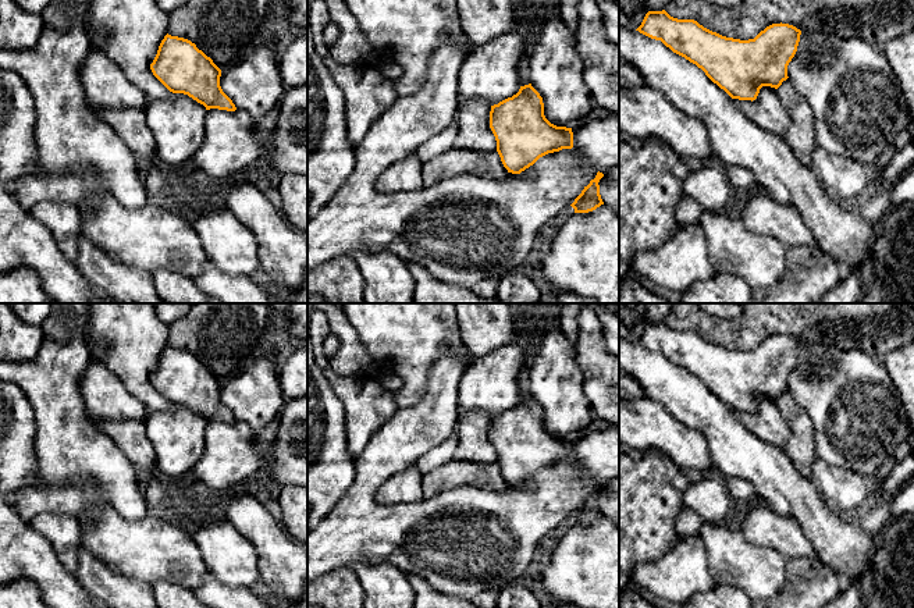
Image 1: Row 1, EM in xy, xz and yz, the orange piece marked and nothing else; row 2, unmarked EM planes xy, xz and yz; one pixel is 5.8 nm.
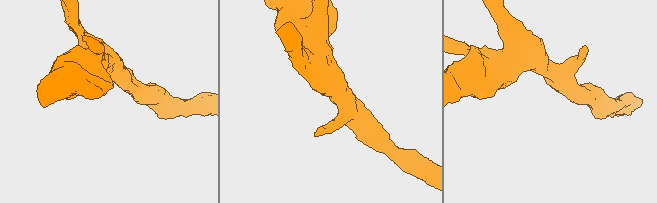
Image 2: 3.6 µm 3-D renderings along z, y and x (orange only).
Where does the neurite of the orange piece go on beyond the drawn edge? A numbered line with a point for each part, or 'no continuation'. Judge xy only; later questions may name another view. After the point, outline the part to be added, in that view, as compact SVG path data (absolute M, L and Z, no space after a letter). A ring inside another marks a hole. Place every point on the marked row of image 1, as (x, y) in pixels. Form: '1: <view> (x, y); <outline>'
no continuation

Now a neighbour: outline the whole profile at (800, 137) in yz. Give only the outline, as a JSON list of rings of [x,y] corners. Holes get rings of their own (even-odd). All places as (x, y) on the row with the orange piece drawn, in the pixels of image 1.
[[[787,78],[776,89],[780,103],[790,114],[790,127],[783,139],[794,153],[796,159],[810,167],[815,150],[815,117],[808,102],[796,90]]]

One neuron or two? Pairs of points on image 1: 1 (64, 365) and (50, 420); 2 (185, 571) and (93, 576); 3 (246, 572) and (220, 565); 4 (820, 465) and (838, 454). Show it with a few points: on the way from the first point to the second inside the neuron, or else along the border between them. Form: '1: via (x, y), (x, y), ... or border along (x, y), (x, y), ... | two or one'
1: via (54, 379), (54, 406) | one
2: border along (96, 557), (121, 573), (150, 583) | two
3: via (239, 569), (235, 565), (227, 565) | one
4: border along (818, 457), (831, 465), (850, 468), (856, 472) | two

